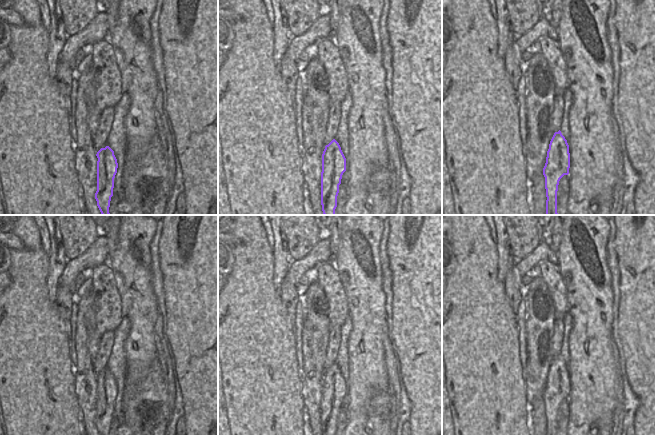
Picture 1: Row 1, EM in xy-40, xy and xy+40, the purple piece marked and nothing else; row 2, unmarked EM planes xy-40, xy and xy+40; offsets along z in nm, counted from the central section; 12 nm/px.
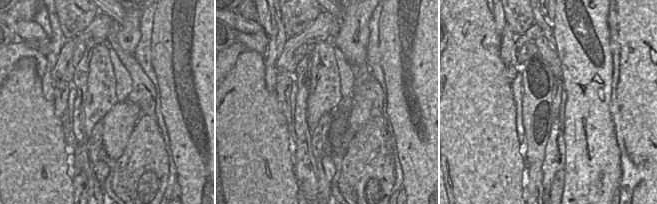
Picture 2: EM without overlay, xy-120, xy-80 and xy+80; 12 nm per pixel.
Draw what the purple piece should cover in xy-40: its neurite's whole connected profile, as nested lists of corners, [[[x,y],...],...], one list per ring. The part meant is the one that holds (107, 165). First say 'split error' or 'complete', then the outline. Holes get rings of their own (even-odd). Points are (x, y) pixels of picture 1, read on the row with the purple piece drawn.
complete; [[[106,146],[96,154],[97,161],[97,191],[95,199],[102,215],[110,215],[109,207],[113,196],[114,178],[117,173],[118,163],[114,151]]]

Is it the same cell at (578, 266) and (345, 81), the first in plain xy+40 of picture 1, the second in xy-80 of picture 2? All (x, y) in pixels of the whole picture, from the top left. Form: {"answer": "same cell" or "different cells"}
{"answer": "different cells"}

